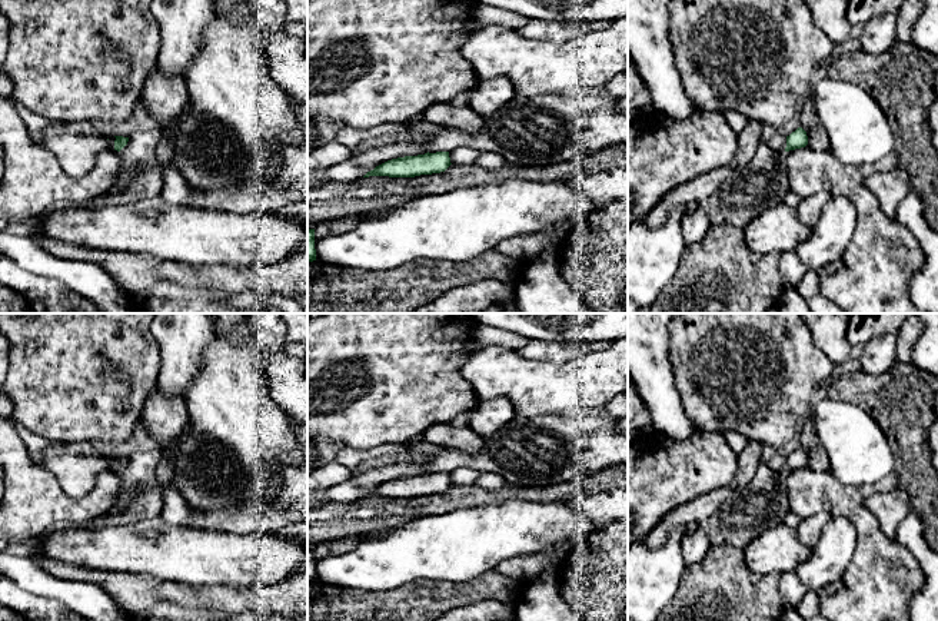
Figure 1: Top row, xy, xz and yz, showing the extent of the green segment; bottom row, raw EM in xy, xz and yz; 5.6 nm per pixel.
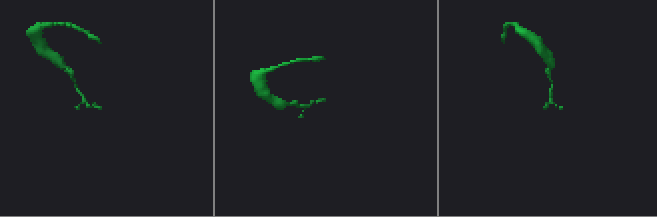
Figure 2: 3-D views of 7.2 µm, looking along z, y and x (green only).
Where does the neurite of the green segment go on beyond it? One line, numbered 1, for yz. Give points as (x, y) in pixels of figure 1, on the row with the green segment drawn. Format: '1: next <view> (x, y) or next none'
1: next none

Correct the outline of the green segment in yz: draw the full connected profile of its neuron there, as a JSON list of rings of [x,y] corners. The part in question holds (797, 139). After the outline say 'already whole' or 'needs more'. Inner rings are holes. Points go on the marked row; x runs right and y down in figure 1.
[[[798,127],[789,136],[786,136],[786,147],[785,152],[805,147],[808,145],[806,132],[802,127]]]; already whole

